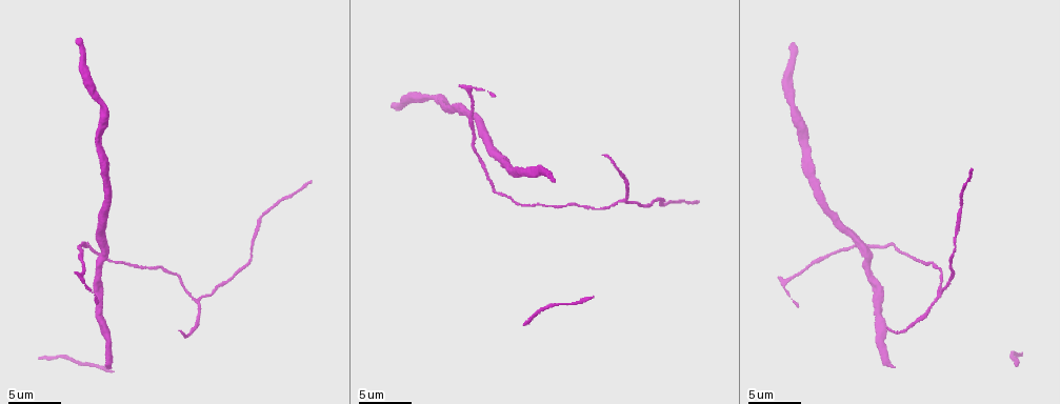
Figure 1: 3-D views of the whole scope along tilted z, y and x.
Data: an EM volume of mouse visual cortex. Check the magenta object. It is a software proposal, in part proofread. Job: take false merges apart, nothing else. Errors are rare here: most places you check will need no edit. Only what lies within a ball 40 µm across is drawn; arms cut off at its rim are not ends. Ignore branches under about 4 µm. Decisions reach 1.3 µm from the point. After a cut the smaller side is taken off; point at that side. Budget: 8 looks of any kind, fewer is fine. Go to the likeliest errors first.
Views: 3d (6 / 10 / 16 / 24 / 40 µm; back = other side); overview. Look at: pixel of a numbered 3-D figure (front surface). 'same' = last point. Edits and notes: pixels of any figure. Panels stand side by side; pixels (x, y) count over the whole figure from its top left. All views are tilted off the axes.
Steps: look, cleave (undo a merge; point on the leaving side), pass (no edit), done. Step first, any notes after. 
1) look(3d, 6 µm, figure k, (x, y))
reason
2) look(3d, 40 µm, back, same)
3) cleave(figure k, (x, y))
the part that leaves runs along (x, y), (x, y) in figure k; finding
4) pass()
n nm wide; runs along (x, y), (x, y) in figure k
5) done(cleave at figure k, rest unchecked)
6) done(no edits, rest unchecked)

look(3d, 6 µm, figure 1, (85, 241))
two arms in line, one across

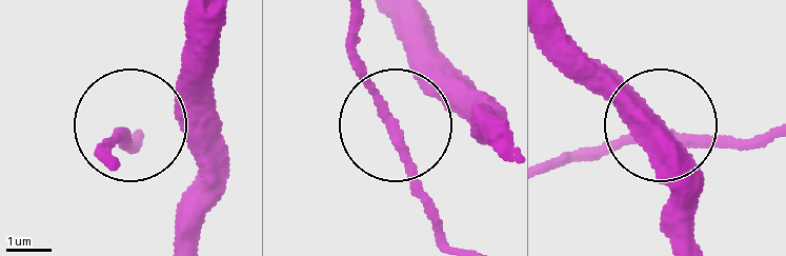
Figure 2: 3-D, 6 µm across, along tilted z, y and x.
pass()
runs along (417, 181), (399, 129), (348, 52) in figure 2; continuous, no second neuron

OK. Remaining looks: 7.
look(3d, 10 µm, figure 1, (198, 300))
arms part here

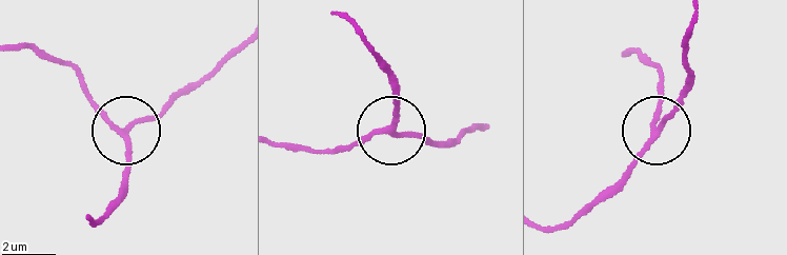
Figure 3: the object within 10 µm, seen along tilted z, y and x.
pass()
side arm 7 µm; runs along (282, 144), (327, 151), (391, 131), (399, 116), (396, 83) in figure 3; all the same neuron

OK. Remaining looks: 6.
look(3d, 6 µm, figure 1, (804, 125))
narrows sharply

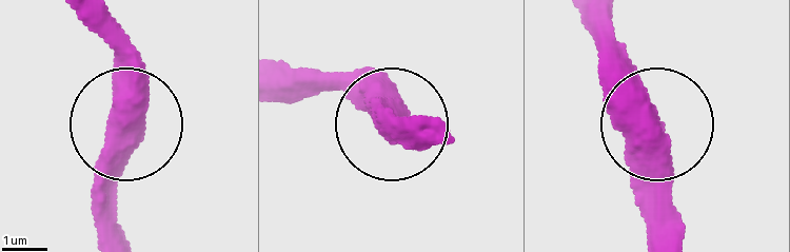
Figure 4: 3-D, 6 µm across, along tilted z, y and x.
look(3d, 6 µm, back, figure 4, (657, 127))

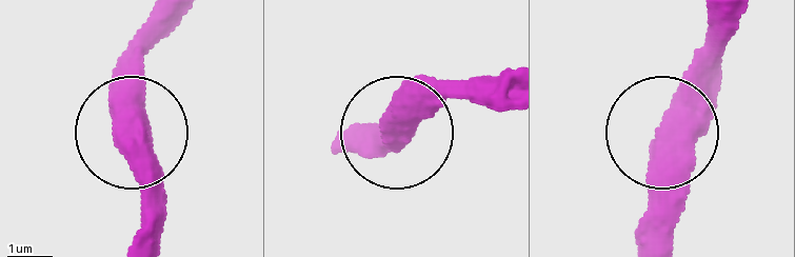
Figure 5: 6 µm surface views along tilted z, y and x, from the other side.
pass()
490 nm wide; runs along (653, 239), (660, 125), (713, 50) in figure 5; continuous, no second neuron

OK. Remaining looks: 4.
look(3d, 10 µm, figure 1, (254, 238))

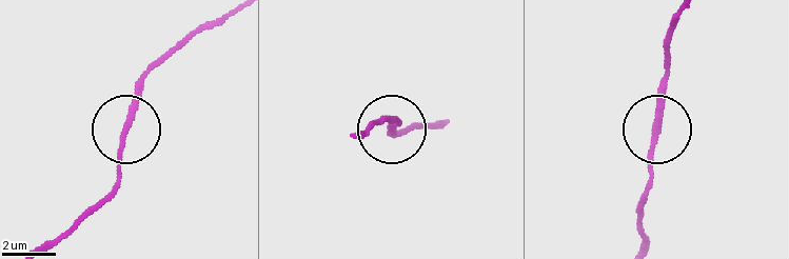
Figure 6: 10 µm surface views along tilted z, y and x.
pass()
190 nm wide; runs along (644, 242), (642, 206), (669, 58) in figure 6; continuous, no second neuron

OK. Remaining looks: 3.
done(no edits, rest unchecked)

